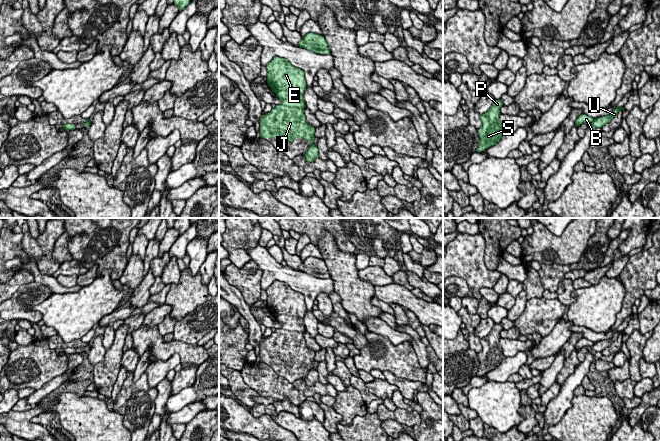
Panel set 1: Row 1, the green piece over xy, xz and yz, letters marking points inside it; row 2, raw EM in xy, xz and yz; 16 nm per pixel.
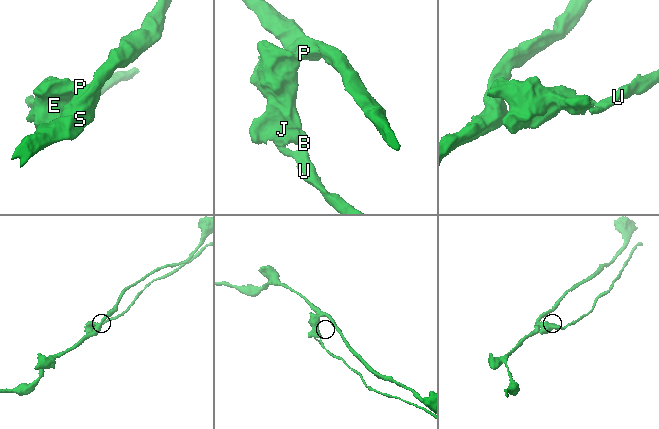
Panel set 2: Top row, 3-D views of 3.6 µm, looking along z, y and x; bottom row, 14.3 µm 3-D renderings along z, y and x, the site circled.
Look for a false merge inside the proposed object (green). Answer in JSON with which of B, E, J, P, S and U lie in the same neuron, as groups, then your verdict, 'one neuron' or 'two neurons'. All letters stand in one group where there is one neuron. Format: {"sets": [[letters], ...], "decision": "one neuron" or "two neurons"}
{"sets": [["B", "E", "J", "P", "S"], ["U"]], "decision": "two neurons"}

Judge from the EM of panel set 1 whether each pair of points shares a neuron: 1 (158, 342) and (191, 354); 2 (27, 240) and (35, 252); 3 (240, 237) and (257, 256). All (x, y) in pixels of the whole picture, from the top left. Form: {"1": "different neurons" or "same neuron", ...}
{"1": "same neuron", "2": "same neuron", "3": "different neurons"}

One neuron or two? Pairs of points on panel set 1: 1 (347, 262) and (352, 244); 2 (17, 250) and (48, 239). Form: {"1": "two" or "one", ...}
{"1": "two", "2": "two"}

